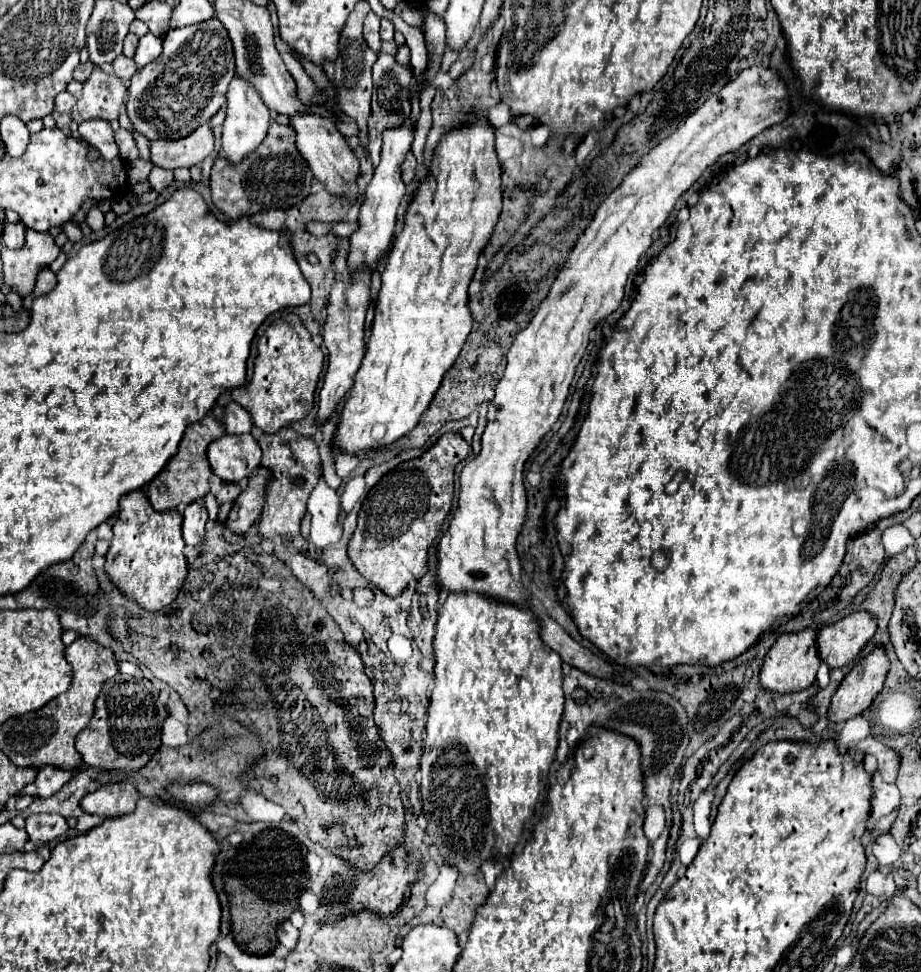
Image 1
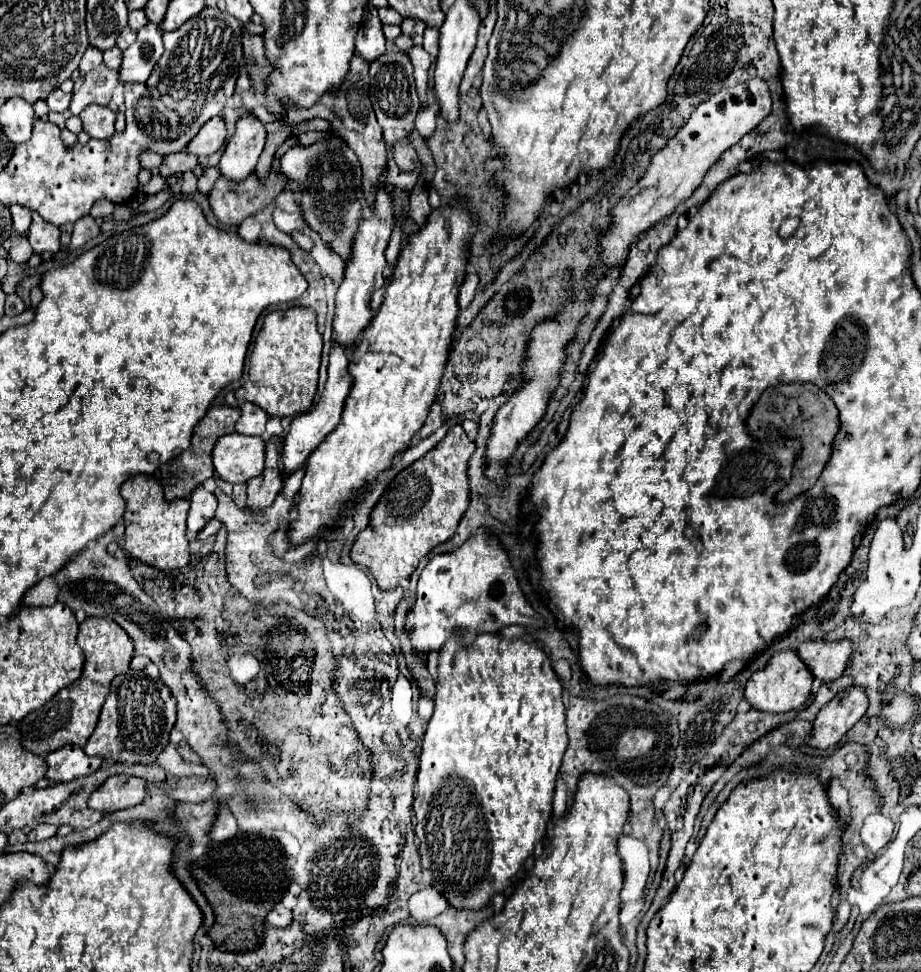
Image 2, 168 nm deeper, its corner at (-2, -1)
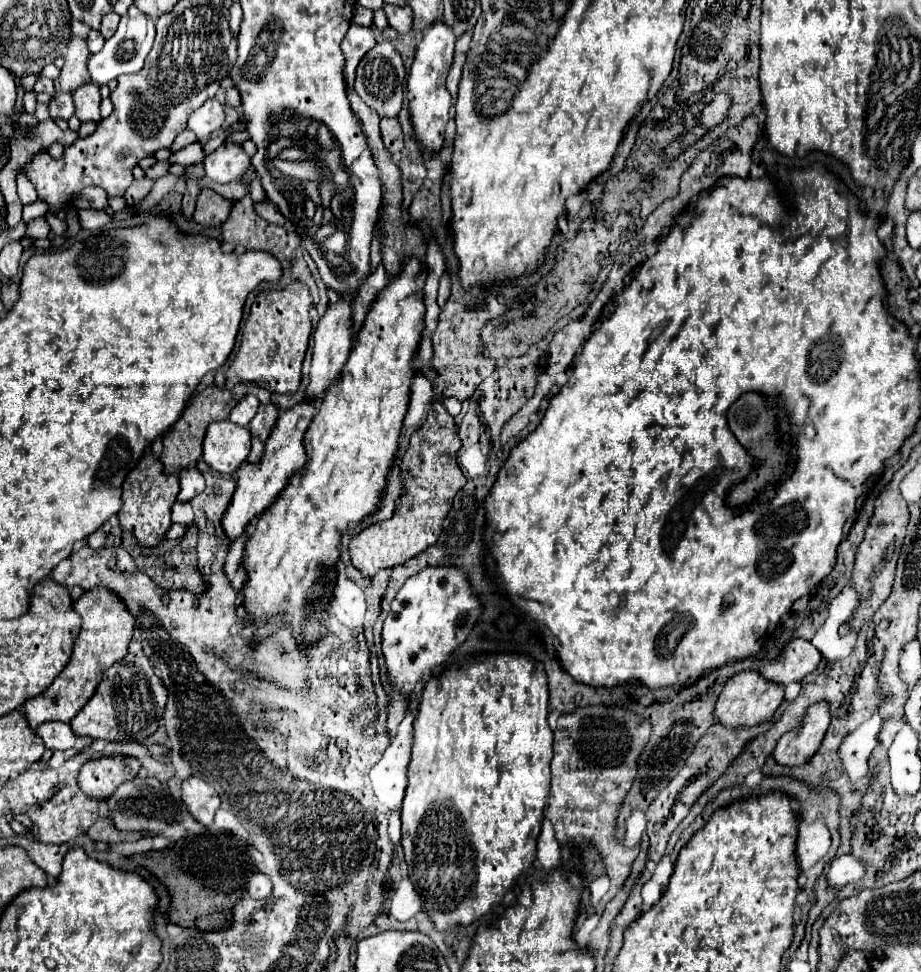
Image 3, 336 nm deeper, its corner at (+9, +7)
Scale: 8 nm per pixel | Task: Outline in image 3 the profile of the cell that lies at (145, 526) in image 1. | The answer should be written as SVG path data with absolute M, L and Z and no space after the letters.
M148 448L144 452L144 456L140 458L140 462L136 464L136 468L126 476L122 488L124 488L124 492L122 492L124 504L118 512L122 530L132 530L134 536L138 538L138 542L144 546L156 546L160 542L160 538L172 526L170 508L178 496L178 476L176 474L166 476L160 460Z

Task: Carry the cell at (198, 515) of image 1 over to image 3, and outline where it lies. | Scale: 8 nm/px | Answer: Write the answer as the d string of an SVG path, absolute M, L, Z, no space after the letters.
M184 468L180 472L180 494L178 500L180 502L188 502L192 500L196 494L200 494L204 490L204 476L200 474L198 468Z

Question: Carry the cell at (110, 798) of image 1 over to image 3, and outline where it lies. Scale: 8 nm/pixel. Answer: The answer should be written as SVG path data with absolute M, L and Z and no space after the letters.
M102 756L88 760L78 774L78 786L92 798L108 798L122 782L136 778L140 762L132 756Z

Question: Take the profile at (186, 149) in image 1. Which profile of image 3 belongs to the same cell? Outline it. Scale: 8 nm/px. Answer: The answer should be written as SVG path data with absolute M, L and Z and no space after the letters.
M218 98L206 100L192 116L188 118L188 128L198 136L206 138L214 130L218 130L224 122L224 104Z

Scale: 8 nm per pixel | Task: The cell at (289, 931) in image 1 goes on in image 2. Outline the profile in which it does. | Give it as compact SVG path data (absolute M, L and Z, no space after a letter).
M277 904L269 914L271 916L267 916L267 920L265 920L269 928L287 928L293 924L293 914L283 904Z

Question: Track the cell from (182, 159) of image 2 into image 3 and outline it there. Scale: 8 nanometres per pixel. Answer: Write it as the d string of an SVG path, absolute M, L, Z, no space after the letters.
M186 128L186 132L182 132L180 136L176 136L176 140L174 140L174 144L172 144L172 152L180 150L180 148L184 148L184 146L188 146L188 144L196 142L196 140L198 140L198 138L196 138L196 134L194 134L192 130L188 130L188 128Z

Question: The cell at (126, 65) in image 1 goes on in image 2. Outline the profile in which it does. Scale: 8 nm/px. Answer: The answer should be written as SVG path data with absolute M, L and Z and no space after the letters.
M113 46L111 50L103 52L103 60L105 60L105 64L107 64L109 68L119 70L119 64L121 64L121 60L123 60L123 56L121 56L121 54L123 54L123 52L121 52L117 46Z

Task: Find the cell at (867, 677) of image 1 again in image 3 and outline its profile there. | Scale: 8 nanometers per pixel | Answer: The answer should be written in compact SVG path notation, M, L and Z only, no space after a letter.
M814 704L808 710L808 716L800 726L786 732L774 752L772 758L784 766L802 766L808 762L822 744L822 738L830 726L828 704Z

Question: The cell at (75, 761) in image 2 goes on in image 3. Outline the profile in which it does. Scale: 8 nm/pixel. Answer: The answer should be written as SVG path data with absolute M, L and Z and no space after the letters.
M60 722L40 724L40 728L36 728L36 734L44 740L46 748L50 750L68 750L68 748L84 750L92 744L92 740L88 740L86 736L76 736L70 724L60 724Z

